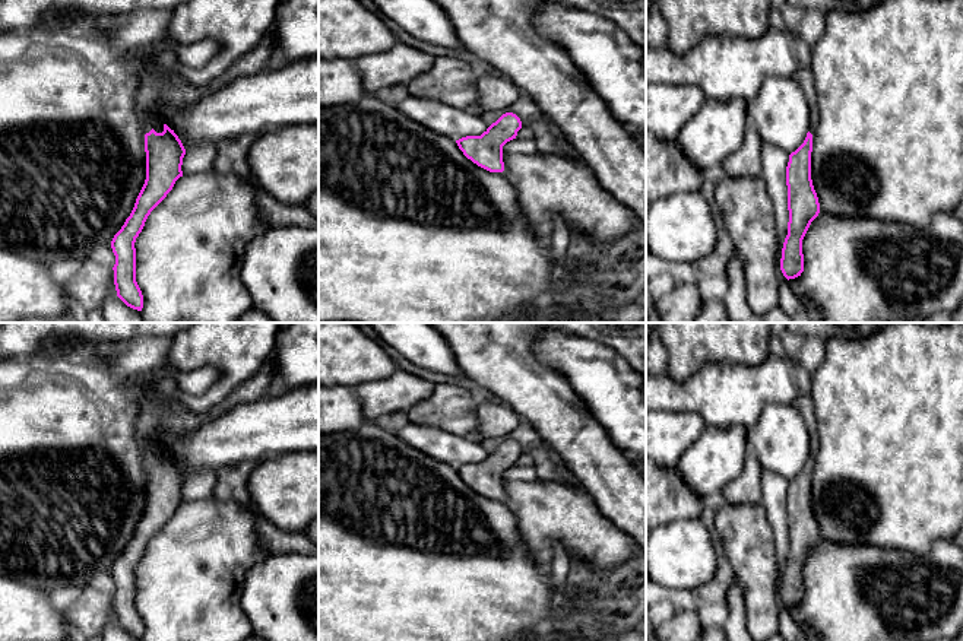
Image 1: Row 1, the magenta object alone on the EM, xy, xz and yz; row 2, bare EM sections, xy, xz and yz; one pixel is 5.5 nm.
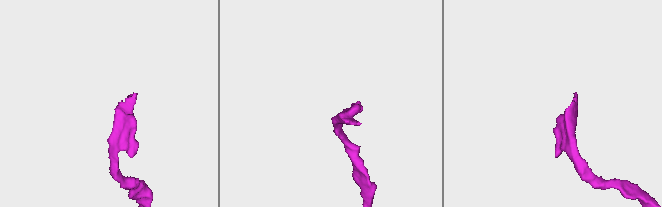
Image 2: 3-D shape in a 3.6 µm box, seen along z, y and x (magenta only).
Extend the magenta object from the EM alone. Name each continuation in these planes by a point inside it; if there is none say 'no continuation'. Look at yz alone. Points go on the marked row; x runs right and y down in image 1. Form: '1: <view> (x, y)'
1: yz (804, 76)

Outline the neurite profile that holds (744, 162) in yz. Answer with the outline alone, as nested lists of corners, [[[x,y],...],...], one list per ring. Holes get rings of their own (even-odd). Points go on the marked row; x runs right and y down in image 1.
[[[748,118],[741,147],[720,164],[729,177],[760,178],[763,164],[760,158],[761,140],[754,123]]]

